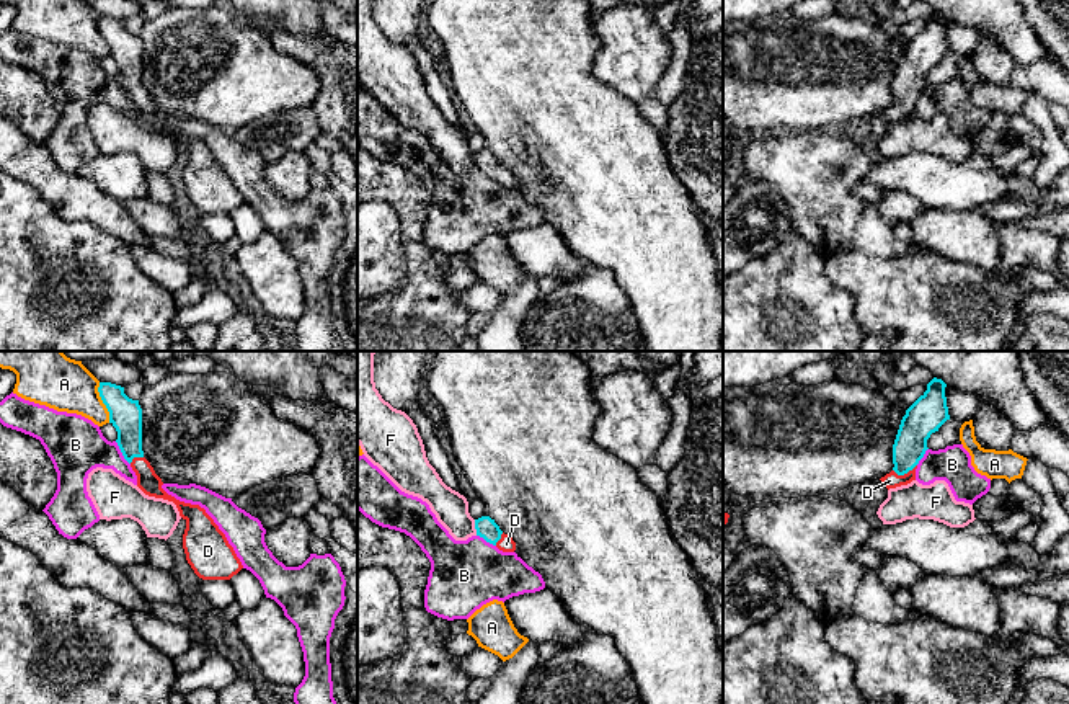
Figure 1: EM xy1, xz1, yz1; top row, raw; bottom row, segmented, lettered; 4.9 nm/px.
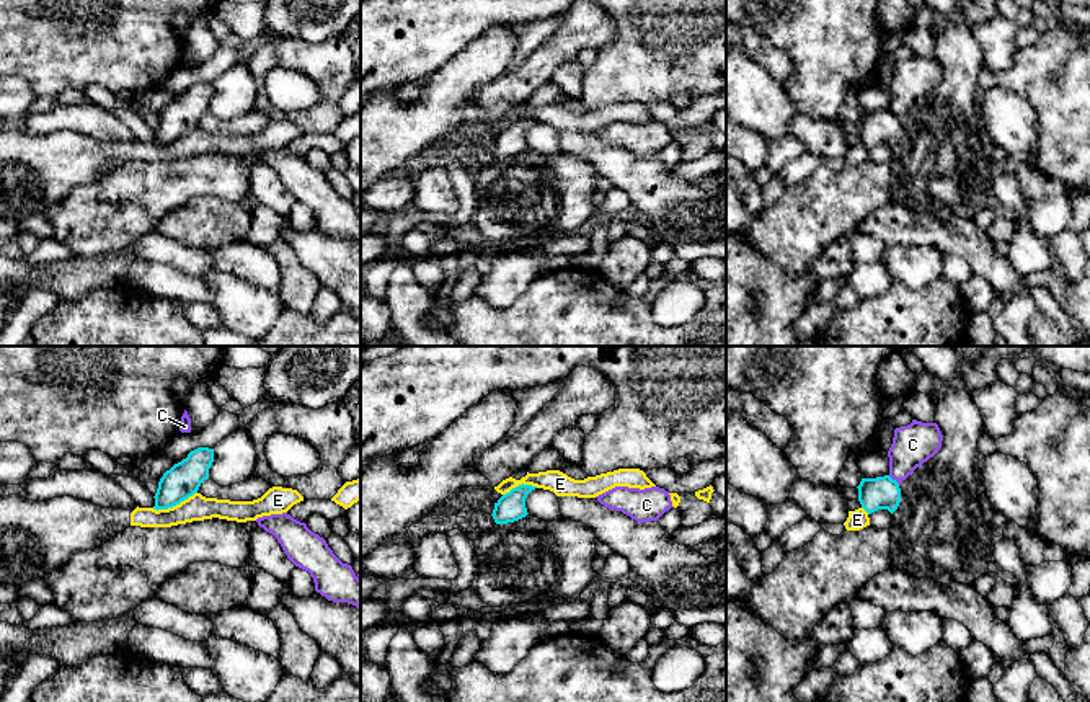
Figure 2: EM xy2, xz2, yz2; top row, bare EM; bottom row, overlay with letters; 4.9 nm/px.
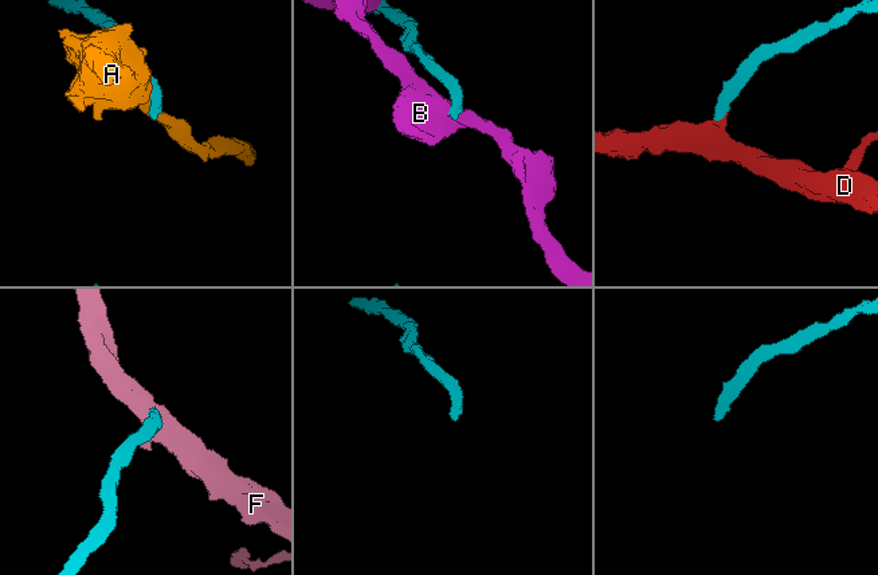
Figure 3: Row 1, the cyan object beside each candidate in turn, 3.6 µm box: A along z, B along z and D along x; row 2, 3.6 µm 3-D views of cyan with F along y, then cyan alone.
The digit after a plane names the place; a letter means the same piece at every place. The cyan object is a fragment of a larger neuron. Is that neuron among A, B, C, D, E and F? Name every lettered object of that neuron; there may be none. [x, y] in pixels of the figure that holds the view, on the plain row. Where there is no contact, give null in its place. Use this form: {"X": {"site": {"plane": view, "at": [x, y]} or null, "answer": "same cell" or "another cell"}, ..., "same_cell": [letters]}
{"A": {"site": {"plane": "xy1", "at": [103, 36]}, "answer": "another cell"}, "B": {"site": {"plane": "xy1", "at": [121, 85]}, "answer": "another cell"}, "C": {"site": {"plane": "yz2", "at": [891, 113]}, "answer": "another cell"}, "D": {"site": {"plane": "yz1", "at": [904, 106]}, "answer": "same cell"}, "E": {"site": {"plane": "xy2", "at": [173, 139]}, "answer": "another cell"}, "F": {"site": {"plane": "xz1", "at": [475, 162]}, "answer": "another cell"}, "same_cell": ["D"]}

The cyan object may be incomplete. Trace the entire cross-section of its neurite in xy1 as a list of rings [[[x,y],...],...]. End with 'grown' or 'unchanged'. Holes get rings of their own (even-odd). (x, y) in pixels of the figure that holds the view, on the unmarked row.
[[[100,16],[100,31],[109,46],[109,57],[118,65],[118,80],[137,109],[137,121],[149,131],[173,136],[186,155],[183,183],[194,207],[202,214],[230,214],[243,199],[225,168],[199,139],[168,129],[142,85],[142,42],[139,34],[124,28],[124,21]]] | grown

